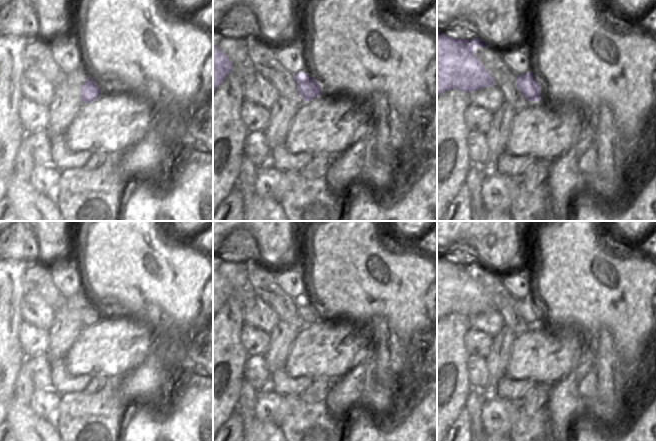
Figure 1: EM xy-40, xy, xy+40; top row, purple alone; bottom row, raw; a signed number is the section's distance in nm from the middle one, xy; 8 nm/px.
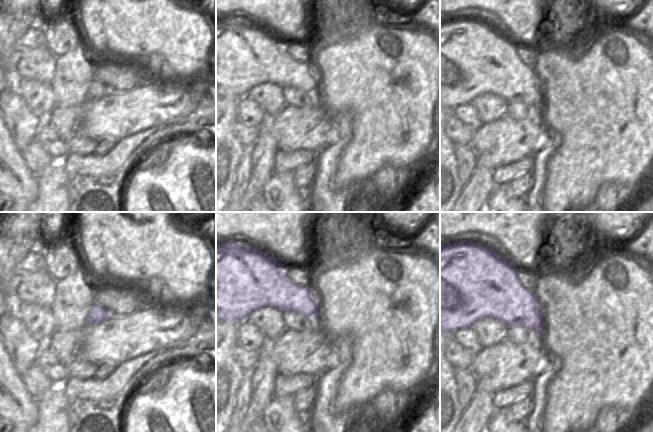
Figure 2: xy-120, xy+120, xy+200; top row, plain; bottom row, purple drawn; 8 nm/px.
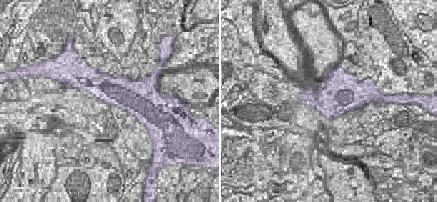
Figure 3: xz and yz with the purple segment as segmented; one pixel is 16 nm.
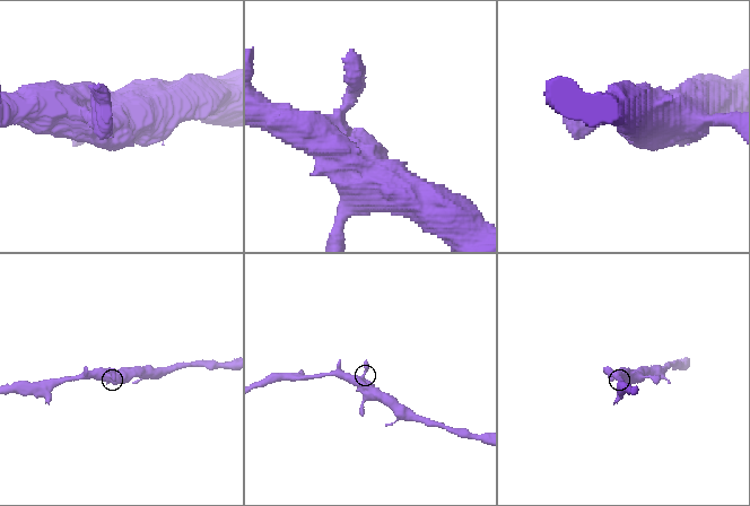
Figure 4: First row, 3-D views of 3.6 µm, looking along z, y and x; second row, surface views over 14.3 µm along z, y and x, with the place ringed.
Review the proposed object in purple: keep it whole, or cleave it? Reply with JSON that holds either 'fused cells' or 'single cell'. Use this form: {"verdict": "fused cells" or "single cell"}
{"verdict": "single cell"}

